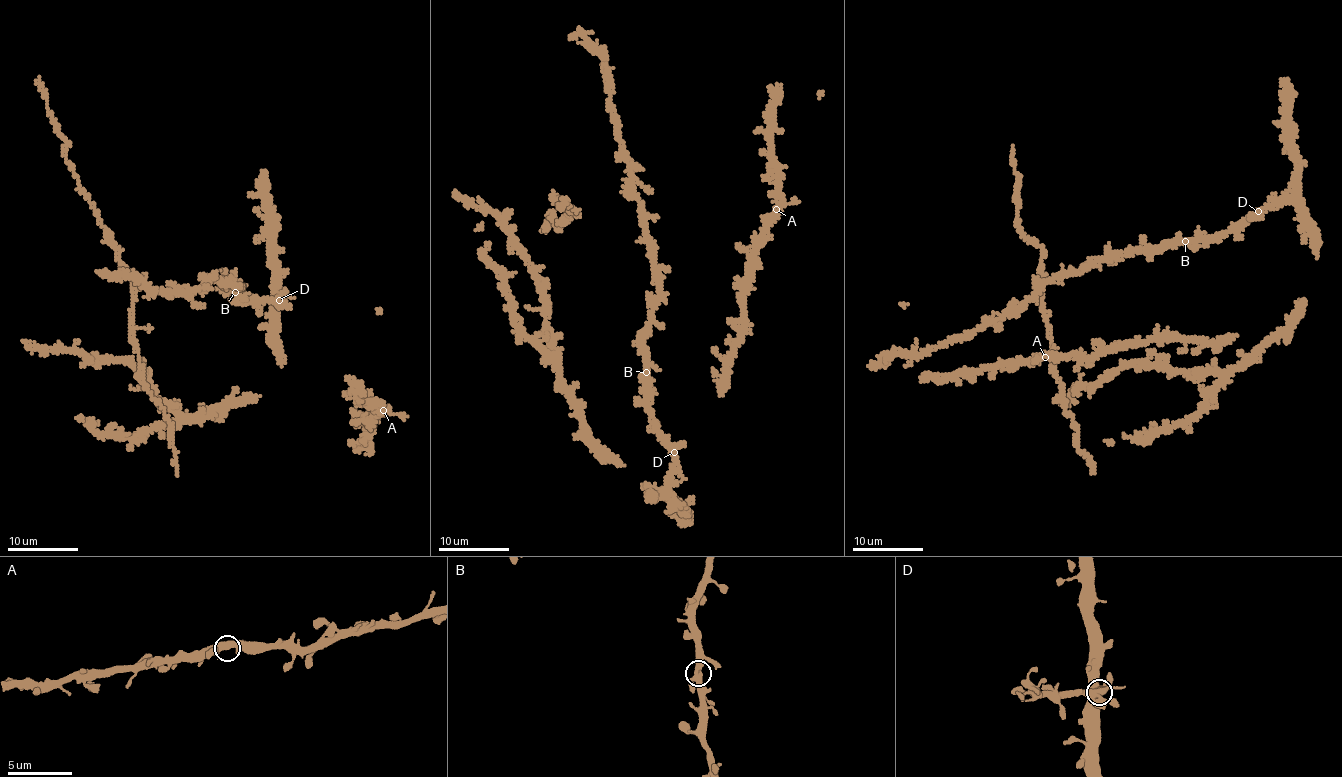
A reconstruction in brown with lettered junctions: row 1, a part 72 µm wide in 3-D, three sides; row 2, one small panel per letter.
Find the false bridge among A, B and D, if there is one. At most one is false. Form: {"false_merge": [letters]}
{"false_merge": []}

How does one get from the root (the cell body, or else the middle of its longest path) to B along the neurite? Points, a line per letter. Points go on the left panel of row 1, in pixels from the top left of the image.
B: (278, 300), (247, 303), (234, 291)

